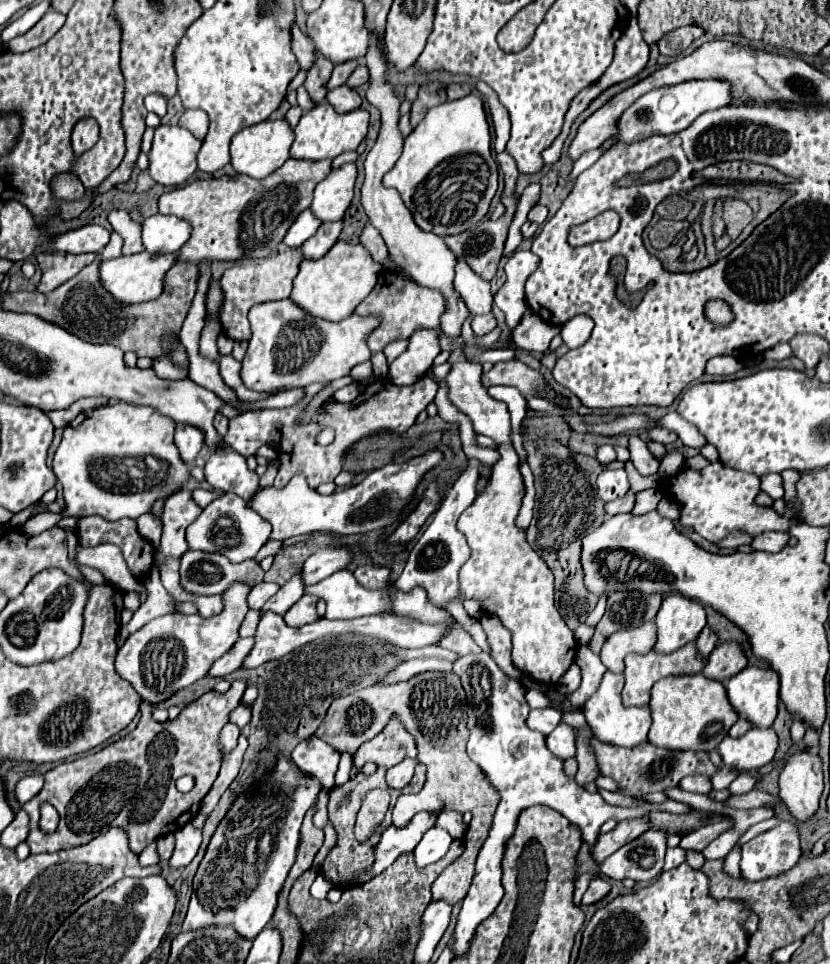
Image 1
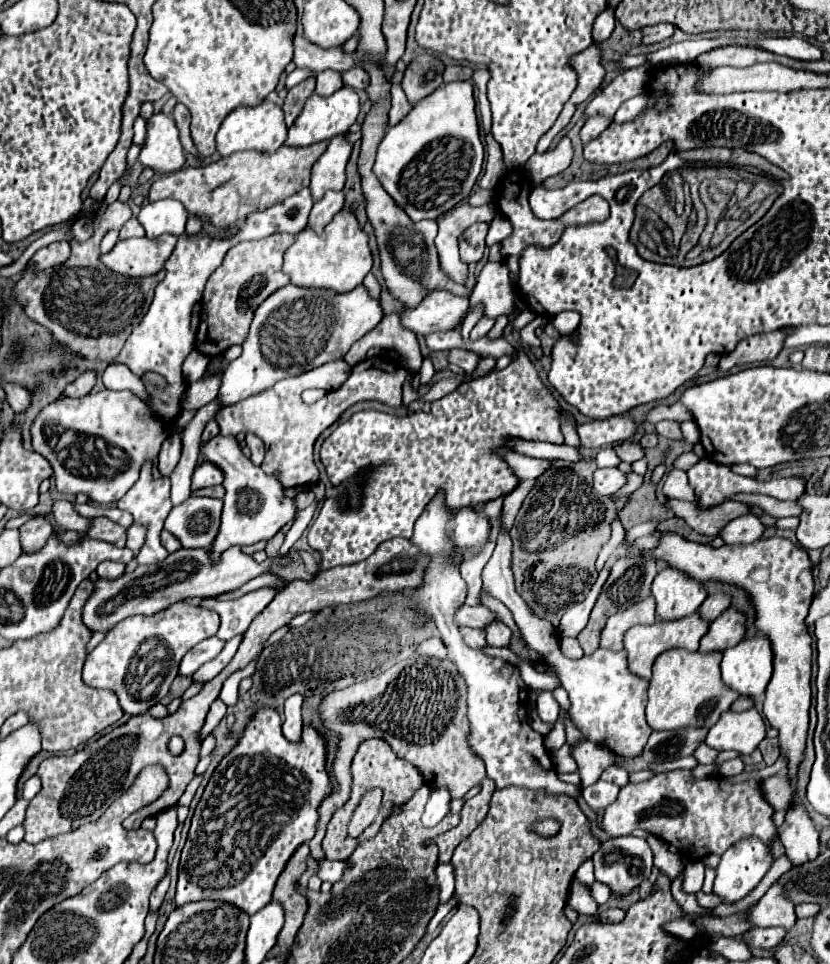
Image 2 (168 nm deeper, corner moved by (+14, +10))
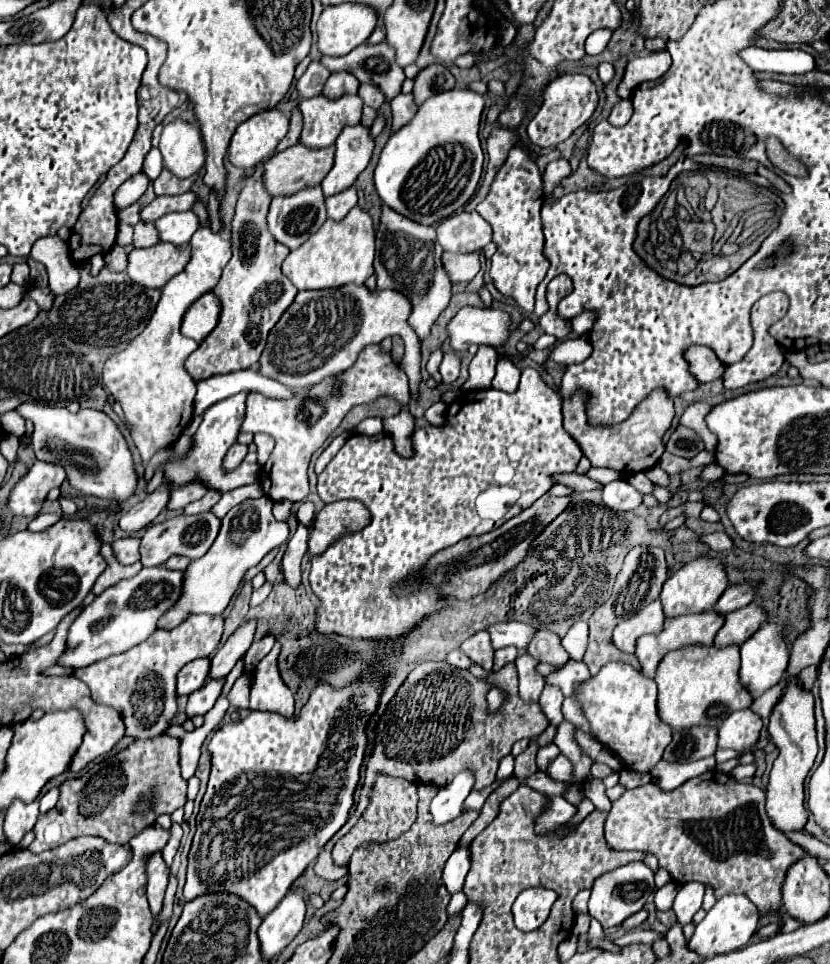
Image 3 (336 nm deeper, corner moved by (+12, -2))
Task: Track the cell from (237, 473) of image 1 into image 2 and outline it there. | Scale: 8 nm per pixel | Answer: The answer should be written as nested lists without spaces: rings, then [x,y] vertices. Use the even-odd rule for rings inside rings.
[[[204,460],[192,476],[192,490],[204,488],[204,486],[214,486],[214,484],[222,484],[224,482],[224,472],[216,466],[216,464],[208,464],[208,460]]]

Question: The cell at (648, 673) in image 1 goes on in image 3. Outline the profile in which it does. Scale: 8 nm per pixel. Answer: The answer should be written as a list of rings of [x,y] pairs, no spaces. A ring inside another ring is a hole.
[[[714,610],[698,612],[696,616],[678,616],[678,618],[666,620],[662,632],[658,632],[658,634],[644,634],[642,638],[638,638],[636,656],[638,656],[640,664],[642,664],[642,674],[648,676],[648,678],[654,678],[660,660],[662,660],[670,650],[684,648],[684,644],[706,644],[706,646],[710,646],[710,644],[714,642],[714,636],[716,636],[716,632],[720,630],[722,624],[724,624],[724,616],[716,614]]]

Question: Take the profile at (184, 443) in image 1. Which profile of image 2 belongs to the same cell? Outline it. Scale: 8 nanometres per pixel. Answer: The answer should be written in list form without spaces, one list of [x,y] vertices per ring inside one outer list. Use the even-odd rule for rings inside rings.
[[[172,432],[162,444],[162,450],[160,450],[160,456],[158,456],[158,468],[160,468],[162,476],[170,476],[178,458],[180,458],[180,452],[182,452],[180,436],[182,436],[180,432]]]

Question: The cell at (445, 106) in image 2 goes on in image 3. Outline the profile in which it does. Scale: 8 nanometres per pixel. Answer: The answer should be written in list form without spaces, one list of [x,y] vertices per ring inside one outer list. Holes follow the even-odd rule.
[[[452,88],[426,100],[416,116],[390,136],[374,170],[380,200],[418,224],[432,226],[464,206],[476,192],[482,174],[482,146],[478,138],[486,100],[470,88]]]

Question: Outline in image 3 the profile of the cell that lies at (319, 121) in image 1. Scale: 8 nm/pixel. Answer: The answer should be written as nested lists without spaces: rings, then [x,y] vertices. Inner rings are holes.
[[[320,94],[300,100],[298,108],[304,118],[300,144],[308,148],[326,148],[334,144],[344,124],[358,124],[362,116],[362,100],[358,94],[344,94],[336,100]]]

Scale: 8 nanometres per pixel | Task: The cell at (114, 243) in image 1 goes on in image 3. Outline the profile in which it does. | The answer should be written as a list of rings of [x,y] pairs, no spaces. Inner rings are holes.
[[[114,246],[112,248],[112,252],[108,252],[106,254],[106,264],[114,270],[114,272],[124,272],[126,270],[126,266],[128,266],[128,254],[126,254],[126,250],[122,248],[122,246]]]

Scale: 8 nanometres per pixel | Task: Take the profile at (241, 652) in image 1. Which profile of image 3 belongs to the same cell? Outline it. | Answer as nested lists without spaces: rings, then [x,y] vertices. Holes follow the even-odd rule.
[[[198,658],[198,660],[188,662],[178,672],[178,696],[190,696],[190,692],[200,688],[200,684],[204,682],[208,674],[208,668],[210,668],[208,658]]]

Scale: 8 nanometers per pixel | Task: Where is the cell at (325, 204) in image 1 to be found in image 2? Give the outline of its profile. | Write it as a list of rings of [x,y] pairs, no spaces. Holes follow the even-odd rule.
[[[334,136],[326,148],[326,152],[316,160],[310,176],[310,194],[312,200],[318,202],[328,190],[342,190],[346,176],[344,168],[350,158],[352,144],[348,144],[342,136]]]

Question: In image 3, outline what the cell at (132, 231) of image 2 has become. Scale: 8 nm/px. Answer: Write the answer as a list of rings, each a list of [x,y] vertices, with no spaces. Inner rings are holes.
[[[138,222],[134,226],[134,248],[148,248],[160,242],[156,226],[150,222]]]

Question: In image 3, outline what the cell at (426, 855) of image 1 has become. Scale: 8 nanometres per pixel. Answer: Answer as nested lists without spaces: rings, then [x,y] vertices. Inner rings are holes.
[[[472,770],[458,772],[448,786],[440,788],[440,792],[434,796],[430,804],[430,814],[434,818],[434,824],[446,824],[452,822],[456,816],[460,816],[462,804],[472,792],[472,788],[474,788]]]

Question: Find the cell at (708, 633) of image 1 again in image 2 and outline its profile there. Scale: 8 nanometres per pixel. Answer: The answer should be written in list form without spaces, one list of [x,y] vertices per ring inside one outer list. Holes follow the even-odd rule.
[[[722,594],[708,596],[708,598],[702,602],[702,606],[698,608],[698,614],[700,614],[702,620],[712,622],[712,620],[718,618],[728,606],[730,606],[730,598],[728,598],[728,596],[722,596]]]

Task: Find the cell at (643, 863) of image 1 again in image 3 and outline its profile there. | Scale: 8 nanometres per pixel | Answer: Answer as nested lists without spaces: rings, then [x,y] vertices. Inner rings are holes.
[[[630,862],[622,868],[616,868],[604,876],[600,876],[594,882],[590,900],[588,900],[588,914],[596,918],[602,928],[614,928],[620,926],[628,916],[640,912],[648,900],[648,896],[654,892],[654,874],[644,862]]]

